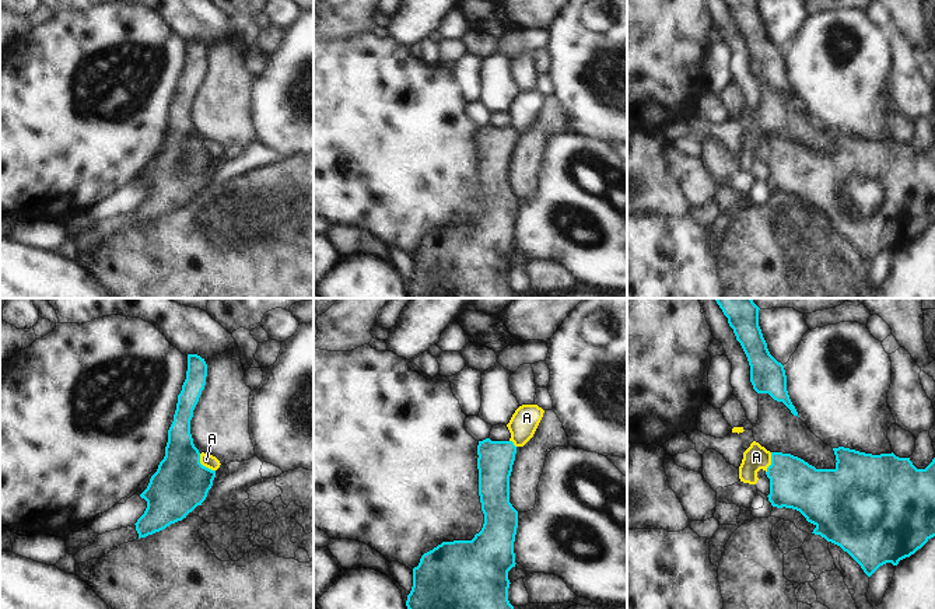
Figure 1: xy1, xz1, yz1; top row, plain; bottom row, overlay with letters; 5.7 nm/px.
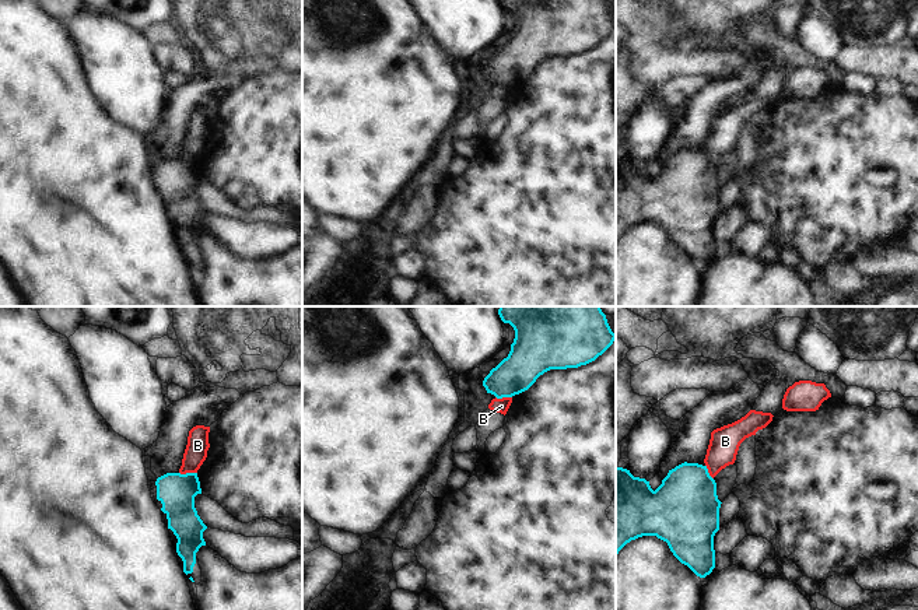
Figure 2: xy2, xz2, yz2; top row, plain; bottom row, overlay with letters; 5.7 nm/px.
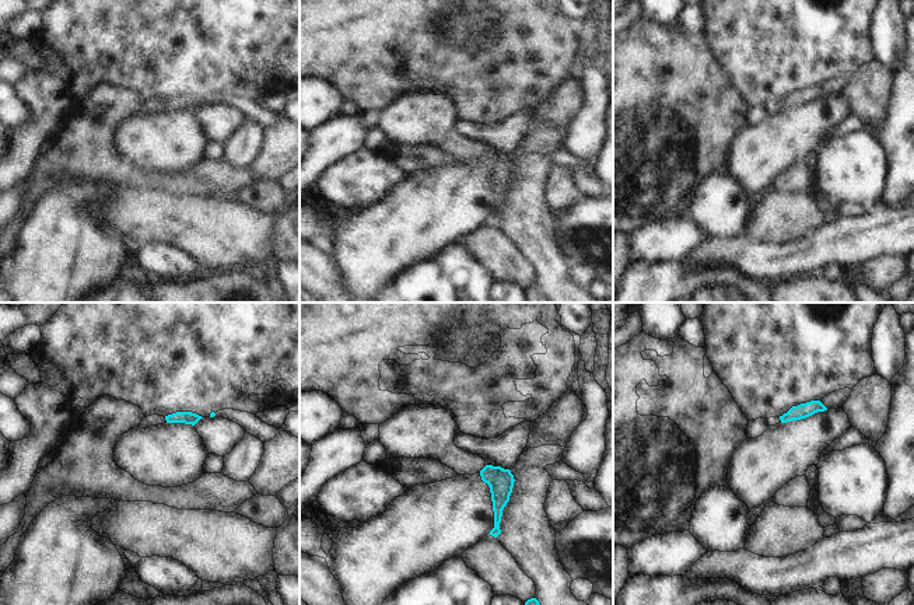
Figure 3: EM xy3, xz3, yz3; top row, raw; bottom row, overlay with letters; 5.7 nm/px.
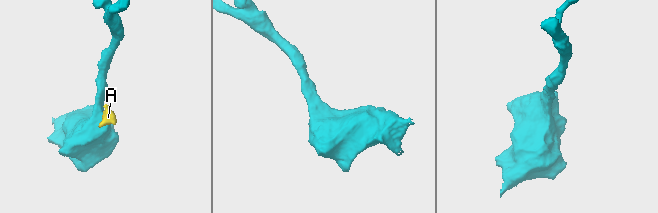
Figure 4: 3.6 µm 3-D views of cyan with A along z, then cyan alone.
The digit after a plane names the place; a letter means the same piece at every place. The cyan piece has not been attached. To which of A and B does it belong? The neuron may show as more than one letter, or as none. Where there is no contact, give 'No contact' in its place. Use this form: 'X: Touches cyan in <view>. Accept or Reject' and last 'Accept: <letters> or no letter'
A: Touches cyan in xy1. Reject
B: Touches cyan in xy2. Reject
Accept: no letter

